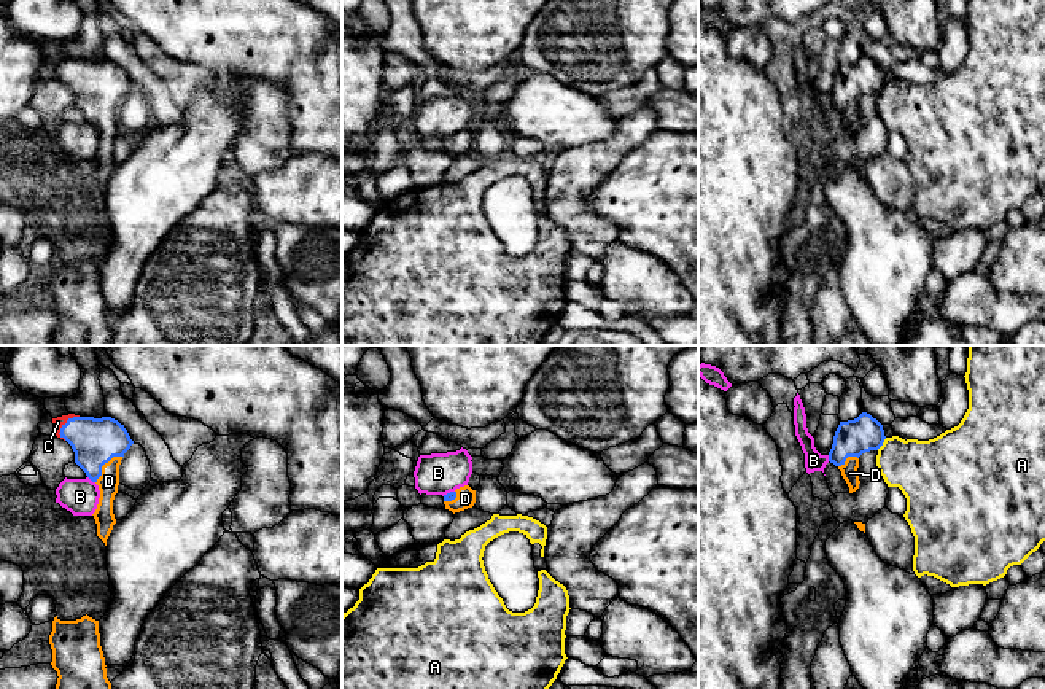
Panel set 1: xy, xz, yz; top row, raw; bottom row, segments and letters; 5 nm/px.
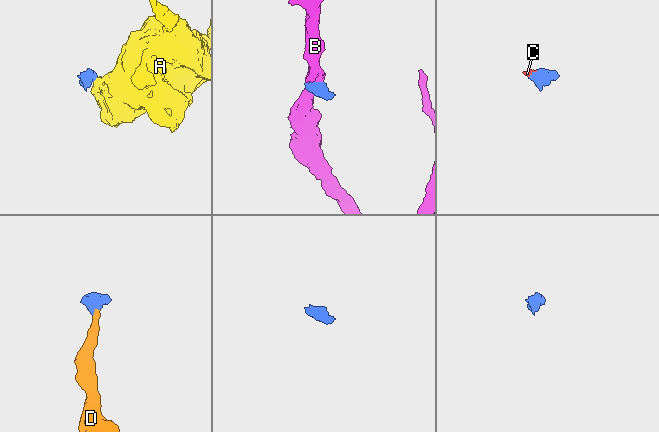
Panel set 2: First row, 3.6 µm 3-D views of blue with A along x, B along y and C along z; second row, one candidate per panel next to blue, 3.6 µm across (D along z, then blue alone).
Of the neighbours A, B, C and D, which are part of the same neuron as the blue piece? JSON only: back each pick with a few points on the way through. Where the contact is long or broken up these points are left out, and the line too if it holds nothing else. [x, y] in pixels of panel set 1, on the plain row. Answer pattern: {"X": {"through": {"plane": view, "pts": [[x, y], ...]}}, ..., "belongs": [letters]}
{"D": {"through": {"plane": "xy", "pts": [[96, 85], [104, 107], [108, 124]]}}, "belongs": ["C", "D"]}

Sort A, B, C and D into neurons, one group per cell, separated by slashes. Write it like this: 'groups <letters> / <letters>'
groups A / B / C D

